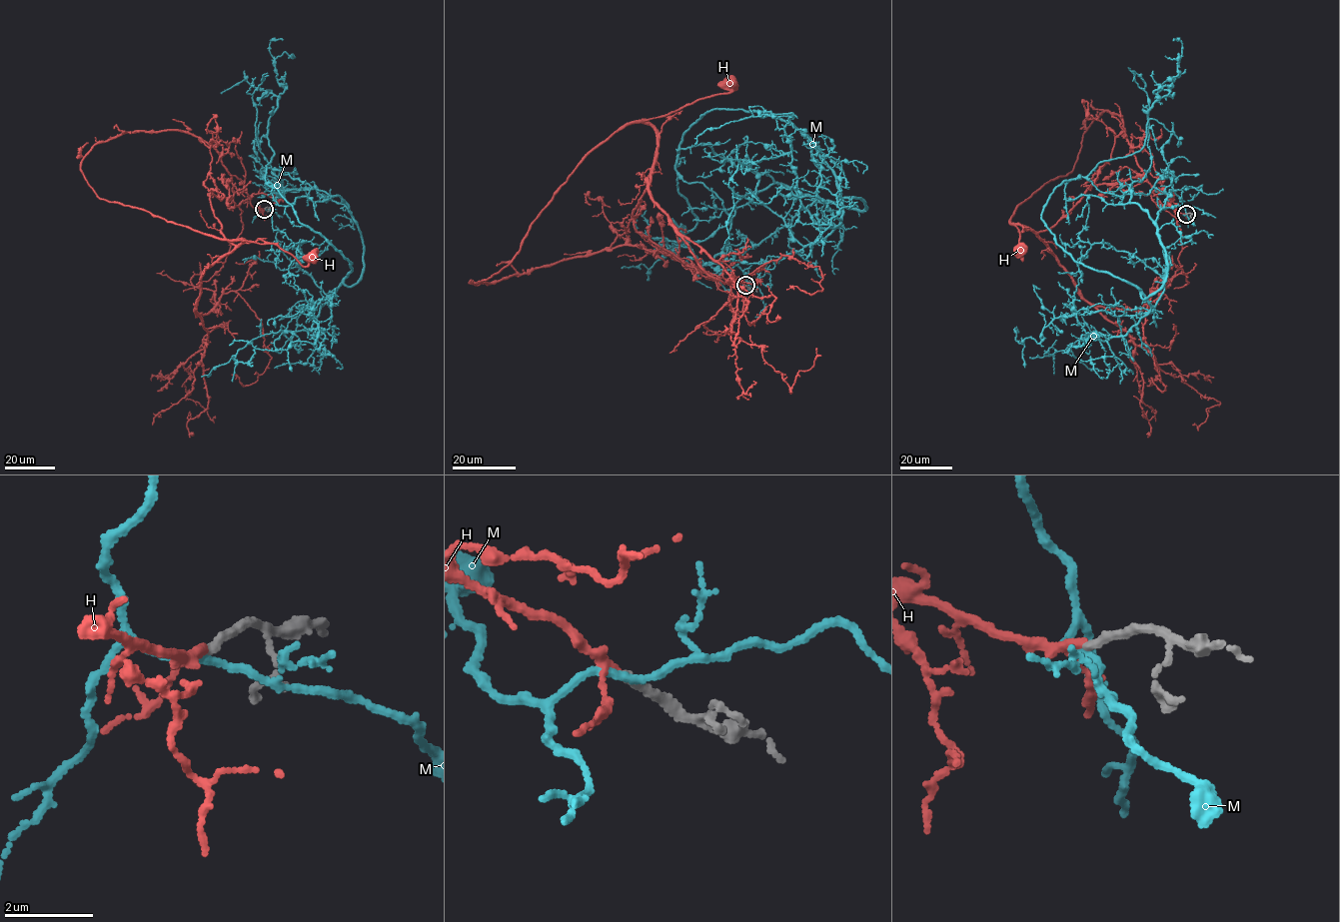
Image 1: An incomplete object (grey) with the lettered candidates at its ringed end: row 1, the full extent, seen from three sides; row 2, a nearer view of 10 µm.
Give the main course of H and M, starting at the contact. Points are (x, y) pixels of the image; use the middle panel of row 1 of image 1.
H: (744, 285), (693, 272), (637, 232), (633, 215), (657, 150), (656, 130), (648, 120), (730, 92), (727, 83)
M: (745, 286), (731, 268), (800, 211), (866, 208), (844, 198), (820, 228), (803, 207), (790, 113), (694, 144)

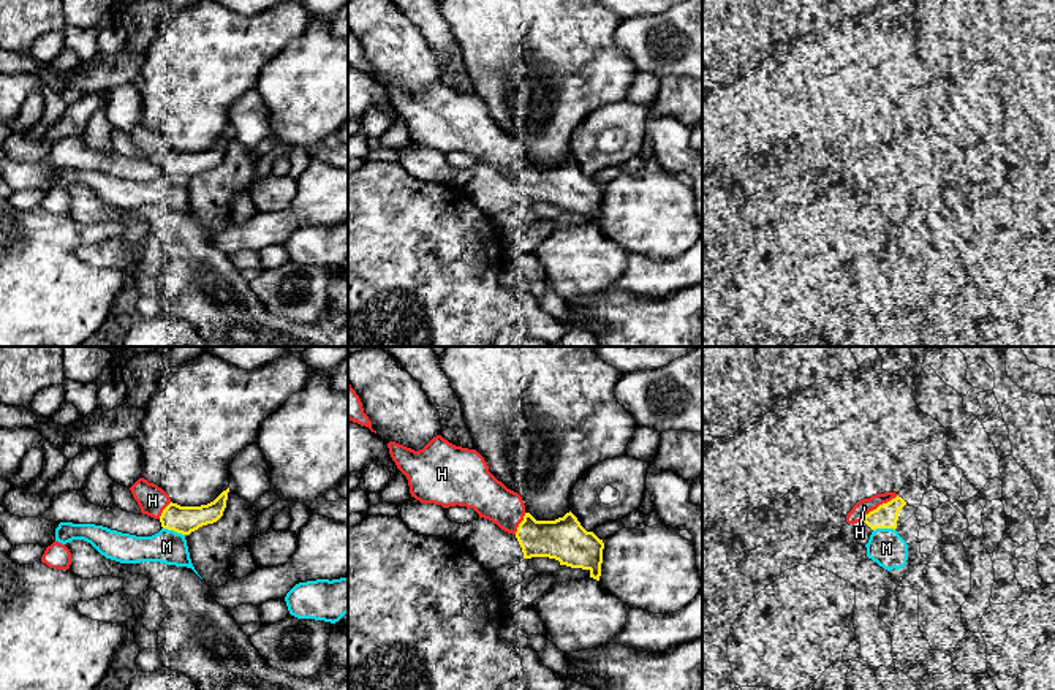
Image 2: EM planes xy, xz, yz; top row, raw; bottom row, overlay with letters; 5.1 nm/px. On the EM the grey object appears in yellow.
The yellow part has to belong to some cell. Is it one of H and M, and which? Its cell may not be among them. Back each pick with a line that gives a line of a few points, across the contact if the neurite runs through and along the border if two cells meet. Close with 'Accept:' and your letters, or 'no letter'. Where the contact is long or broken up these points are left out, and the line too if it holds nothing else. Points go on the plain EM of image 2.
Accept: H

